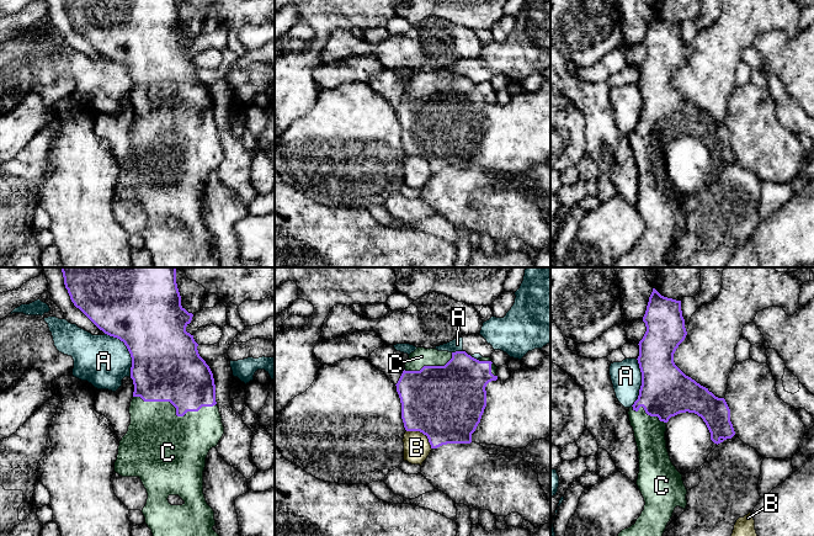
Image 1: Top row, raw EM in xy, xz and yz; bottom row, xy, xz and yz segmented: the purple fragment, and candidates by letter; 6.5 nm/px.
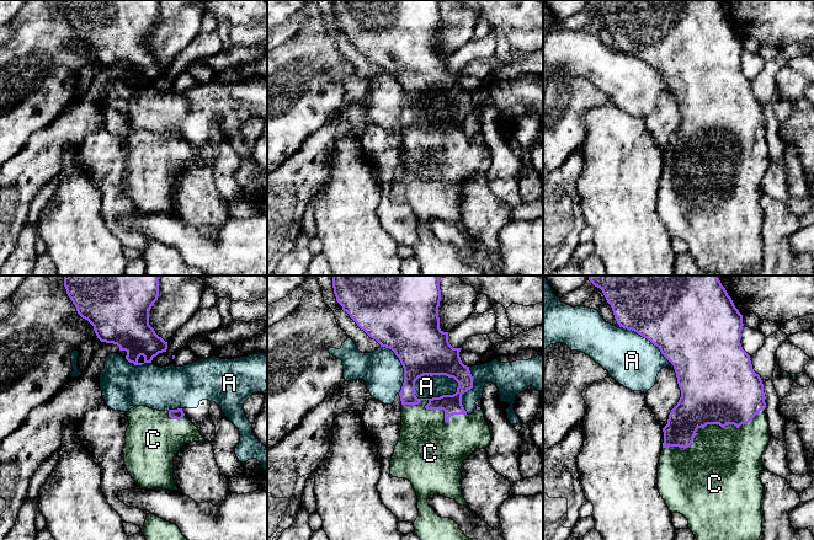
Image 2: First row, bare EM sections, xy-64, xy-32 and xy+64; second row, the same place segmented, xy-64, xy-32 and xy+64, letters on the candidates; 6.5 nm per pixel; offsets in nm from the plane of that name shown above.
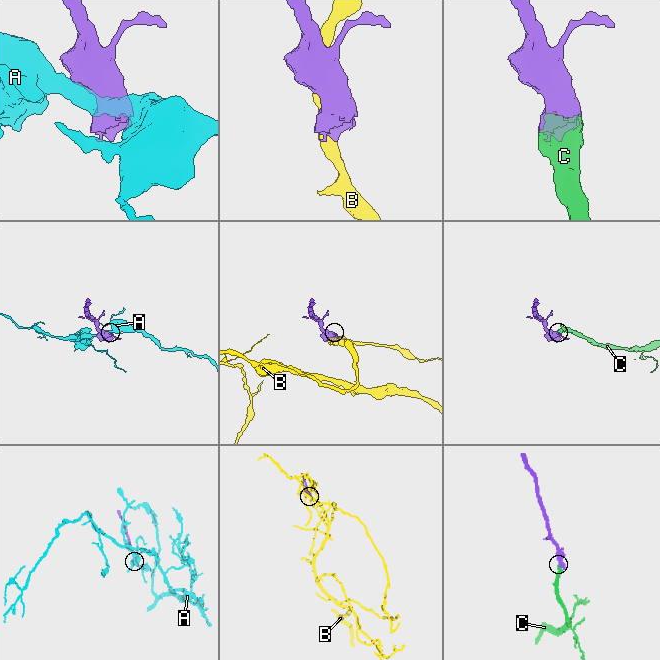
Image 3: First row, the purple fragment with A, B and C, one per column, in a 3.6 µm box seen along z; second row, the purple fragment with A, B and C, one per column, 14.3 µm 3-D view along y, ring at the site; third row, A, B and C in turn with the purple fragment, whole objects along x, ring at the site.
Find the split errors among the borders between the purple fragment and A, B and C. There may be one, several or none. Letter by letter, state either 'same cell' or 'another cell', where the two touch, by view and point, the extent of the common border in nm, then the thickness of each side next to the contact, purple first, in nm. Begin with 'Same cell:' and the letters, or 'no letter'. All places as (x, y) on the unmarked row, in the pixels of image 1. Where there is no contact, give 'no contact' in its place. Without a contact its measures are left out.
Same cell: C
A: another cell; meets purple in xy at (128, 74); contact 340 nm long; 460 nm thick on the purple side, 340 nm on the other
B: another cell; meets purple in xz at (423, 157); contact 200 nm long; 500 nm thick on the purple side, 180 nm on the other
C: same cell; meets purple in xy at (176, 134); contact 550 nm long; 400 nm thick on the purple side, 440 nm on the other

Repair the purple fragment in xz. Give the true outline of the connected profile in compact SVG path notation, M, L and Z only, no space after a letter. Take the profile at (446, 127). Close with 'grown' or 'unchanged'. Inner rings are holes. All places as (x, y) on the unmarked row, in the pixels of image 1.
M417 71L409 79L395 108L405 154L426 159L431 173L447 168L470 168L472 158L486 131L485 111L498 104L496 92L490 81L477 84L465 75L448 76Z; grown

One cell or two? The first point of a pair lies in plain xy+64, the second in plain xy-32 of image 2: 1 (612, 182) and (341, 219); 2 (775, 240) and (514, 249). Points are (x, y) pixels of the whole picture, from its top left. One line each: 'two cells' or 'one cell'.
1: one cell
2: two cells

